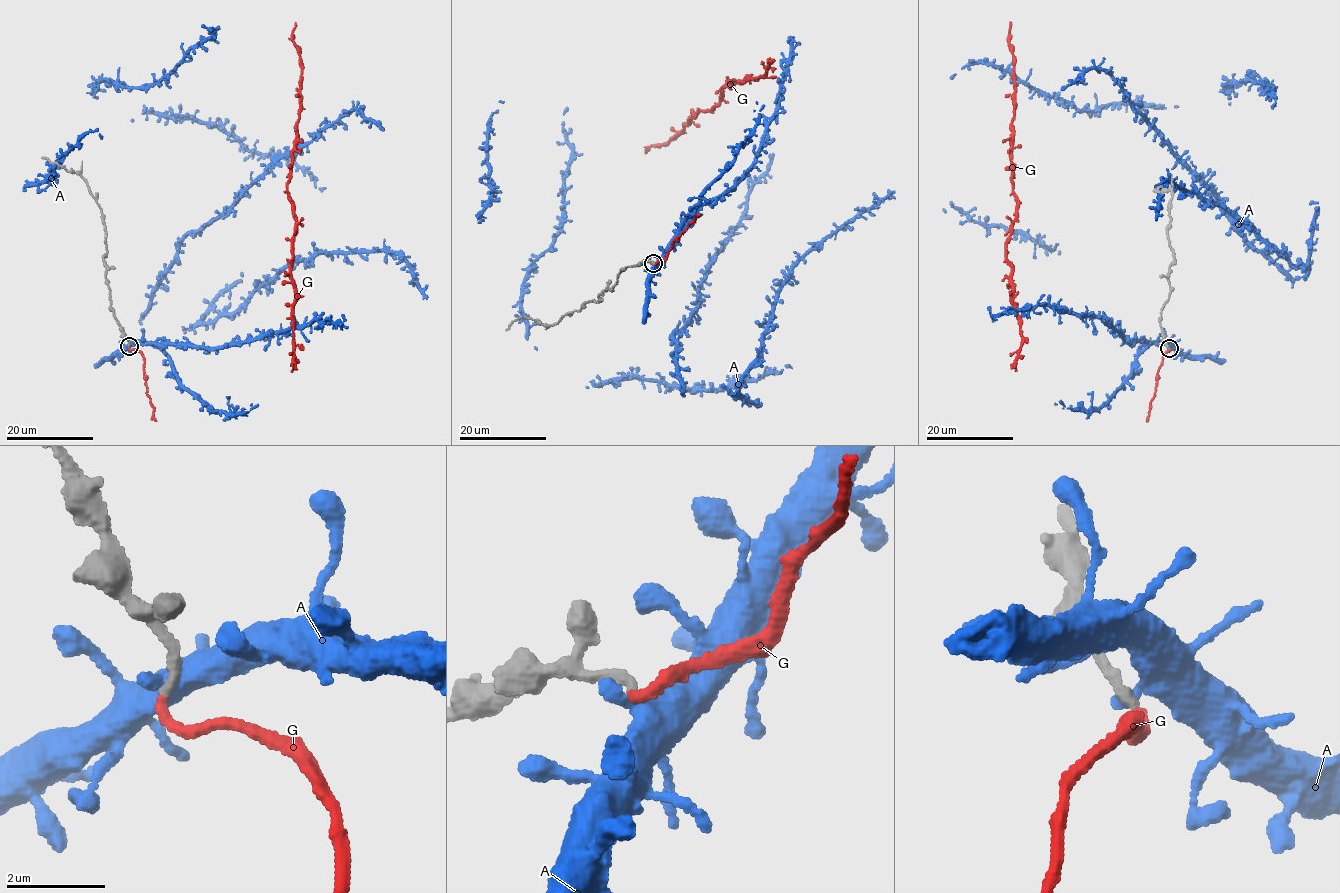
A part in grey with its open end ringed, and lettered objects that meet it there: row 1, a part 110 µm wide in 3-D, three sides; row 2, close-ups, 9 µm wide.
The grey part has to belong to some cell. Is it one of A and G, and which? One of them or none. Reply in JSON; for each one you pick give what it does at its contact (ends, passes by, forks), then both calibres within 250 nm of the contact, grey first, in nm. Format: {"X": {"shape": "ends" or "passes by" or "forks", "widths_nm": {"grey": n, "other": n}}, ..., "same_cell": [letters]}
{"G": {"shape": "ends", "widths_nm": {"grey": 200, "other": 220}}, "same_cell": ["G"]}

